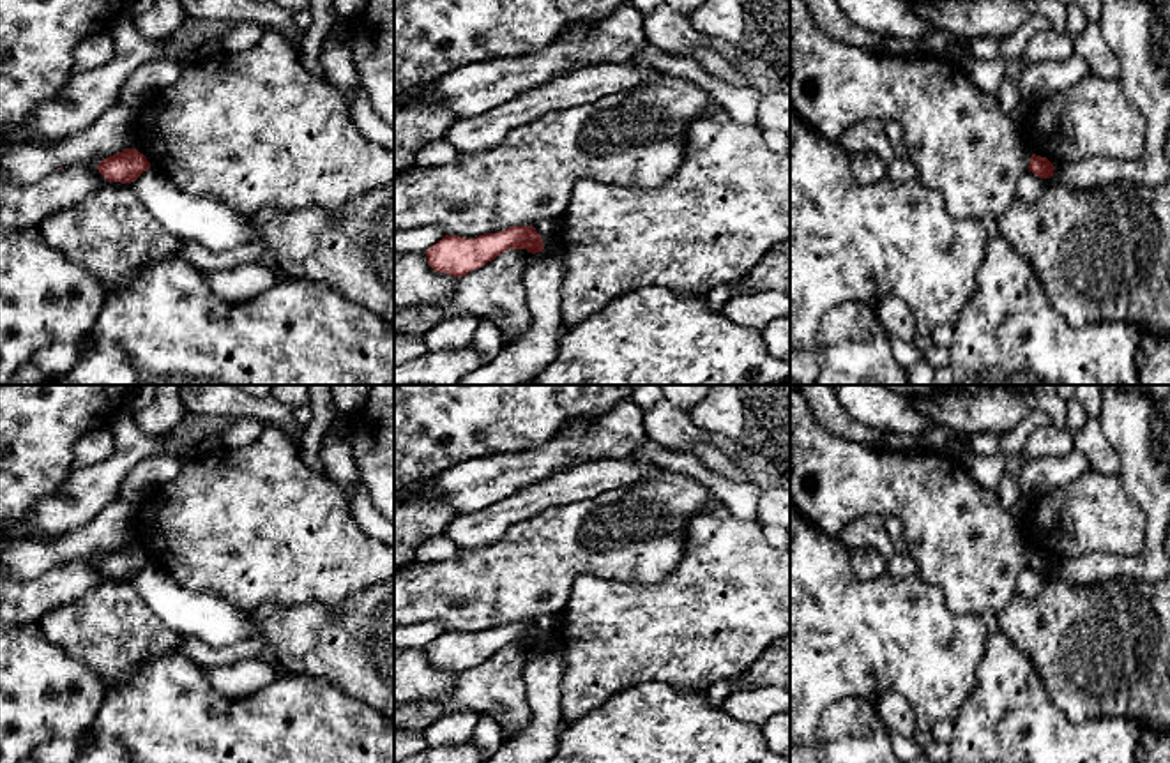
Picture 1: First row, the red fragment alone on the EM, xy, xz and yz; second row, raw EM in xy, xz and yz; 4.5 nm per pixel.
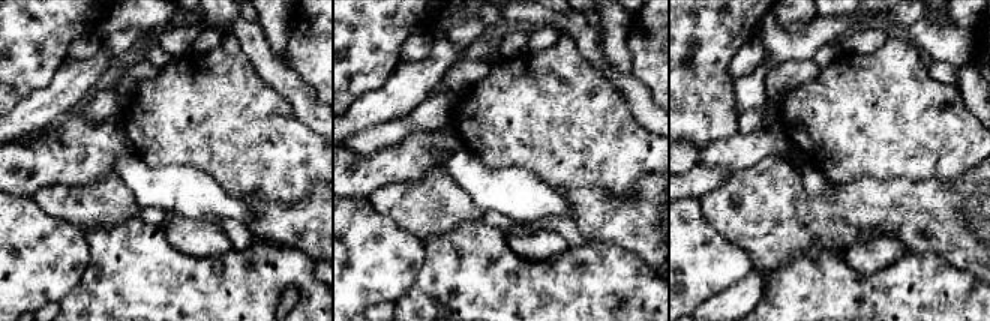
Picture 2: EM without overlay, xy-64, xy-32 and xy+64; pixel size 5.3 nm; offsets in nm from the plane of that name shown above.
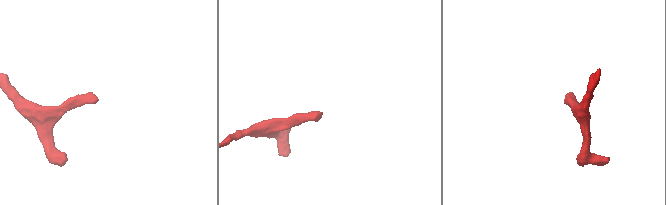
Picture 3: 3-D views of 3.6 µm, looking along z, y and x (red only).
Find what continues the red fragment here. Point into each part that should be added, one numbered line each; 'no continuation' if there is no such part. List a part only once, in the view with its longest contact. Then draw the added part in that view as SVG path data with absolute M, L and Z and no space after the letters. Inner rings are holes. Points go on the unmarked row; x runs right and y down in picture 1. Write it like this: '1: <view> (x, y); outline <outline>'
no continuation

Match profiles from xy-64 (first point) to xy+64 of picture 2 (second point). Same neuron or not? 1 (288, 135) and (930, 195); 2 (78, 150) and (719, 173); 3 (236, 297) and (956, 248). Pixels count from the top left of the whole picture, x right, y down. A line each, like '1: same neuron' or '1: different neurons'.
1: different neurons
2: same neuron
3: different neurons

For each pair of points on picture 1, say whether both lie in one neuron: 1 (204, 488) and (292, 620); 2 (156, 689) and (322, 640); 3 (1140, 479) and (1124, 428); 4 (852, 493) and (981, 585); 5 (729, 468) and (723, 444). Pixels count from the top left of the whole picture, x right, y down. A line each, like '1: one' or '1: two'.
1: two
2: two
3: one
4: one
5: two

